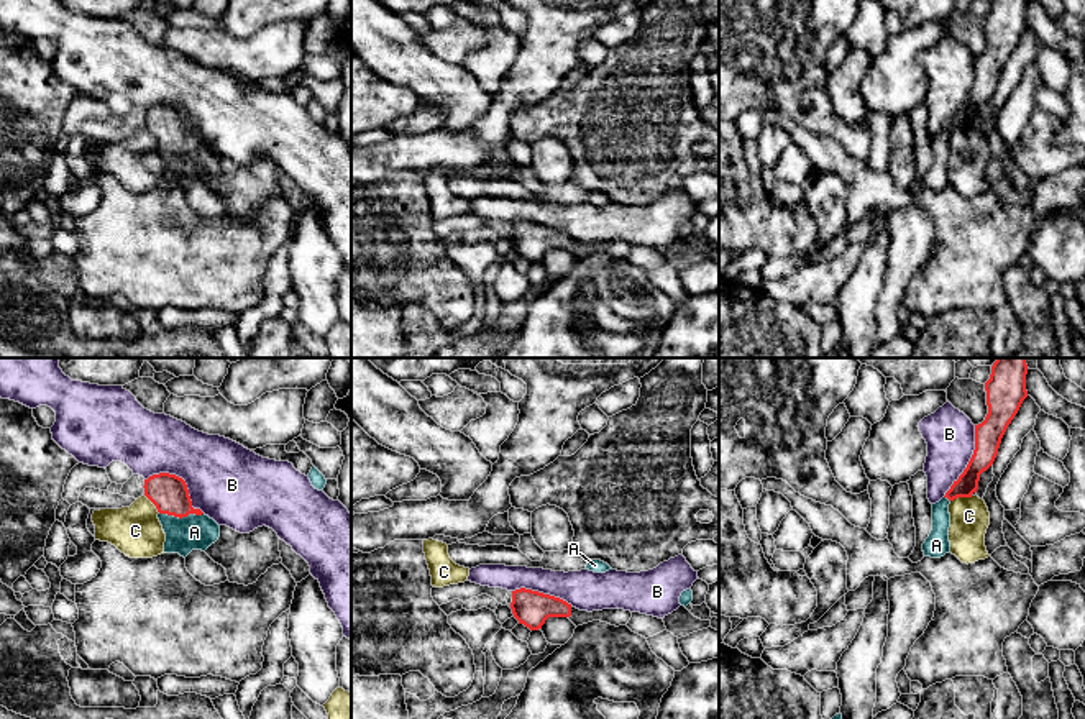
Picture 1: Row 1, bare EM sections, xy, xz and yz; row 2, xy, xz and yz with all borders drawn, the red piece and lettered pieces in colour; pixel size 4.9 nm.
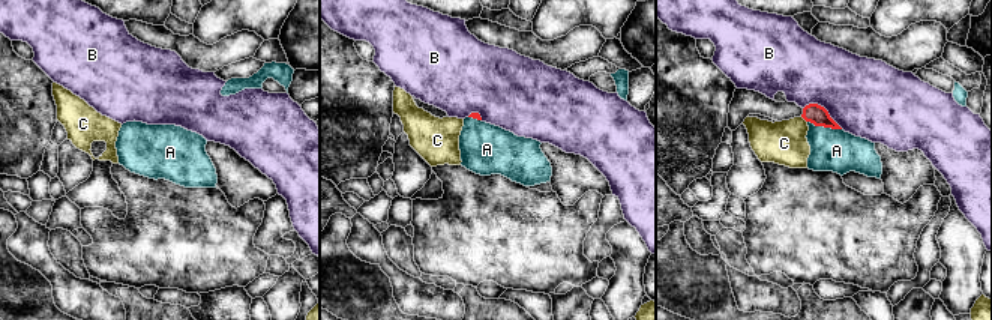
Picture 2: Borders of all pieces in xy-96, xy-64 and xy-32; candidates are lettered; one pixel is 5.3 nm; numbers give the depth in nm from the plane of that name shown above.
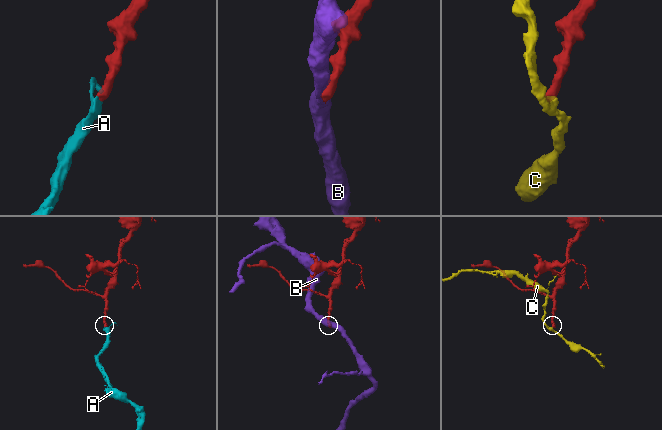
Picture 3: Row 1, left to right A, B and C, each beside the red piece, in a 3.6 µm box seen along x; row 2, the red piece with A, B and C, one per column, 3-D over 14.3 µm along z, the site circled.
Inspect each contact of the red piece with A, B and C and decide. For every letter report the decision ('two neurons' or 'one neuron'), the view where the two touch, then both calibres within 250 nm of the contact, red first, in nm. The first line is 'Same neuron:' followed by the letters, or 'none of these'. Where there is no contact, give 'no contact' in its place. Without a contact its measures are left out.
Same neuron: A
A: one neuron; meets red in xy; 180 nm thick on the red side, 180 nm on the other
B: two neurons; meets red in xy; 180 nm thick on the red side, 380 nm on the other
C: two neurons; meets red in yz; 120 nm thick on the red side, 190 nm on the other

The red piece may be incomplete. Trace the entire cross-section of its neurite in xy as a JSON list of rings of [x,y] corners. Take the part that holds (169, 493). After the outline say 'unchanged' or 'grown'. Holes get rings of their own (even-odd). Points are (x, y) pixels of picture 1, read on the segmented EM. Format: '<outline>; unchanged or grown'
[[[169,473],[144,479],[144,496],[156,506],[166,534],[164,553],[187,556],[192,550],[205,552],[220,537],[220,525],[192,507],[187,484]]]; grown

